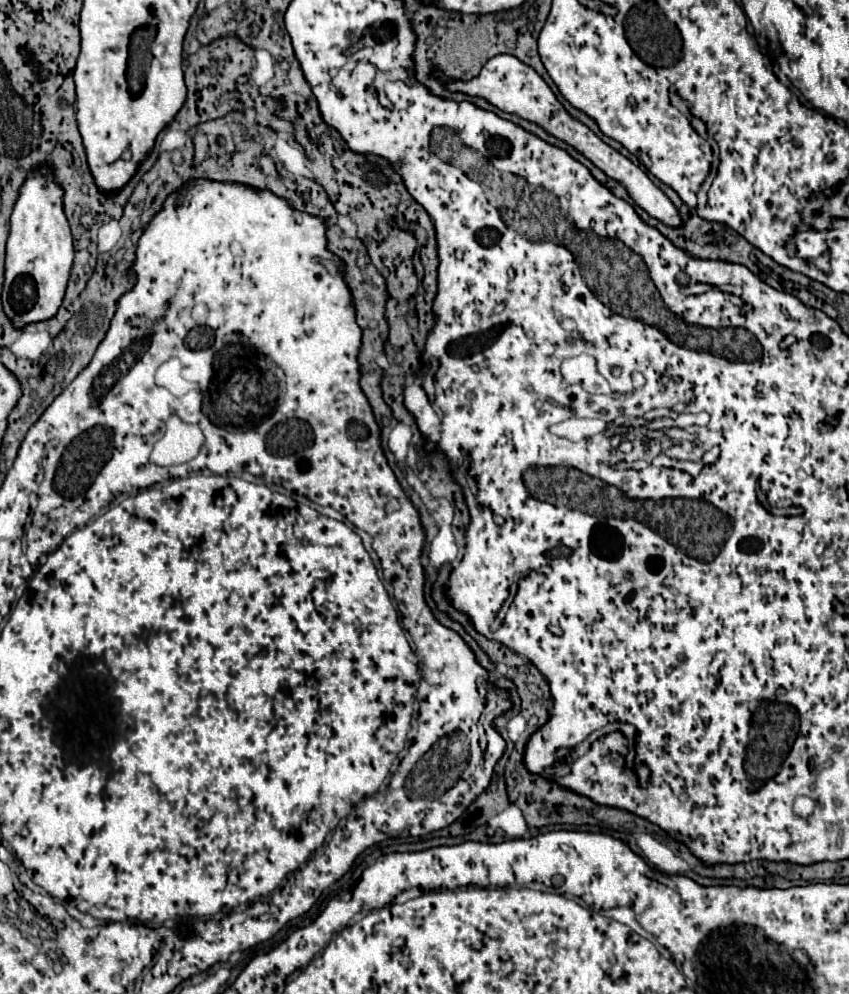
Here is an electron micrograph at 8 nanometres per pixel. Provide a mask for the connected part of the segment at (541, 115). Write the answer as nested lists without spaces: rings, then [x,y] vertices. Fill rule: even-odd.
[[[501,54],[501,56],[495,56],[491,58],[479,78],[471,80],[471,82],[451,82],[447,86],[451,92],[455,90],[463,90],[471,96],[481,96],[485,100],[489,100],[491,104],[495,104],[497,108],[501,108],[503,112],[509,112],[509,114],[517,114],[525,120],[531,120],[531,122],[537,122],[539,126],[543,126],[547,132],[551,132],[553,136],[557,136],[559,140],[571,144],[573,148],[577,148],[583,156],[587,156],[597,168],[601,168],[609,178],[621,182],[631,198],[643,208],[647,210],[653,218],[659,218],[663,222],[667,222],[669,226],[679,226],[679,214],[675,210],[675,206],[671,204],[671,200],[649,180],[649,176],[637,166],[633,164],[629,158],[625,158],[623,154],[619,154],[617,150],[613,150],[611,146],[607,146],[599,136],[595,136],[595,132],[591,128],[587,128],[583,122],[575,120],[565,108],[563,104],[557,100],[557,96],[553,94],[553,90],[545,84],[545,80],[527,64],[523,64],[519,58],[515,56],[509,56],[509,54]]]

